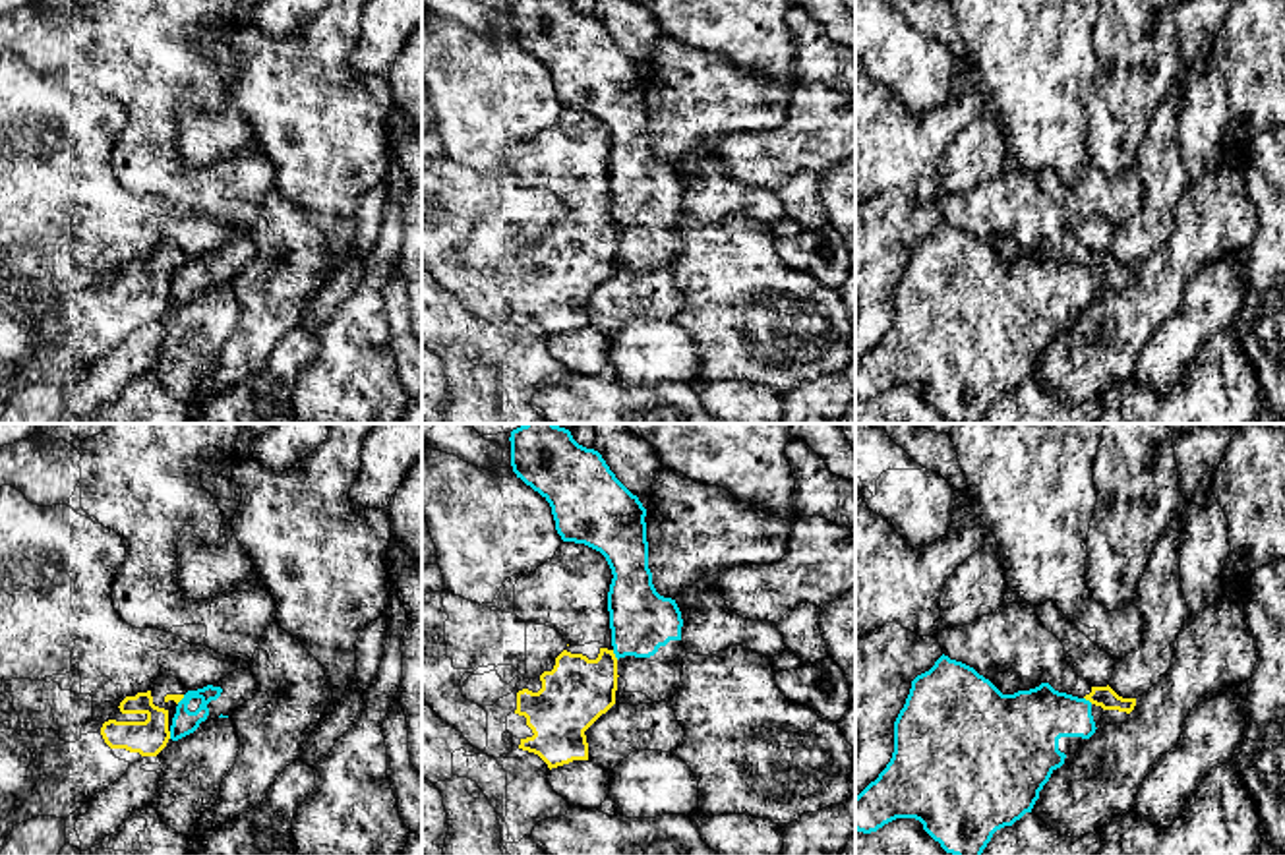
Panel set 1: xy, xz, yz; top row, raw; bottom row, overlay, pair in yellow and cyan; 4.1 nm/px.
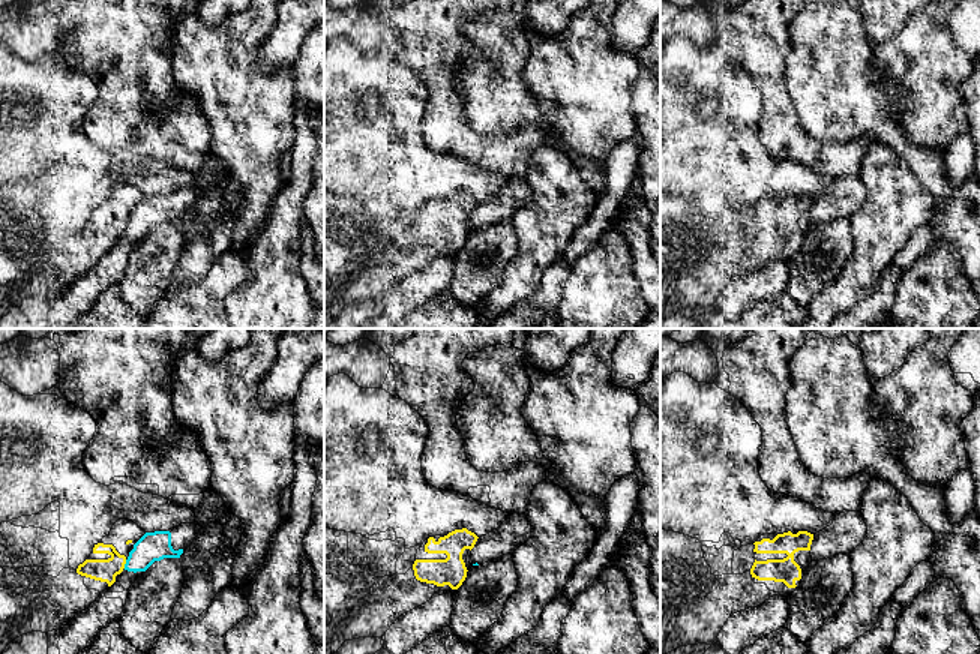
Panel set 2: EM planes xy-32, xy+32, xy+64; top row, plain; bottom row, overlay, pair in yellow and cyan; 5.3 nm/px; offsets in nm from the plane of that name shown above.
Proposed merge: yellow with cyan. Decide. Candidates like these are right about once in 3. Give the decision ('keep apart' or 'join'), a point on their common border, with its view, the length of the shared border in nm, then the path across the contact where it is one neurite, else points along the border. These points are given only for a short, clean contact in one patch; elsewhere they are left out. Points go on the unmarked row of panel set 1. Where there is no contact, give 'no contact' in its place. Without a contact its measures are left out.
keep apart; meets yellow in xz at (614, 221); contact 50 nm long; border along xz (612, 217), (618, 225)

